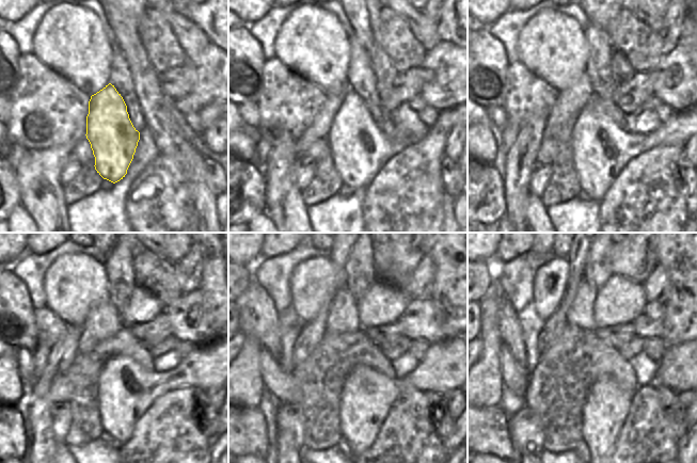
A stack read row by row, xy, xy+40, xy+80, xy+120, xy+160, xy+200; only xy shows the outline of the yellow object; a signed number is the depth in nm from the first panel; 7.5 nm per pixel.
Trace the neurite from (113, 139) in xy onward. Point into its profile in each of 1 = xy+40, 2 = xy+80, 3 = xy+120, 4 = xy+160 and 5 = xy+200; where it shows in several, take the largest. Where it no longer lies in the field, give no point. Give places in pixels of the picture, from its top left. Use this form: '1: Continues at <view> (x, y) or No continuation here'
1: Continues at xy+40 (359, 147)
2: Continues at xy+80 (601, 149)
3: Continues at xy+120 (126, 390)
4: Continues at xy+160 (367, 395)
5: Continues at xy+200 (606, 406)

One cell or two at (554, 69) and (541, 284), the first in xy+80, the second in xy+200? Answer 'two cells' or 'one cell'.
one cell

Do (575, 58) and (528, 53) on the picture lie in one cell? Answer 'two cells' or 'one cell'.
one cell

